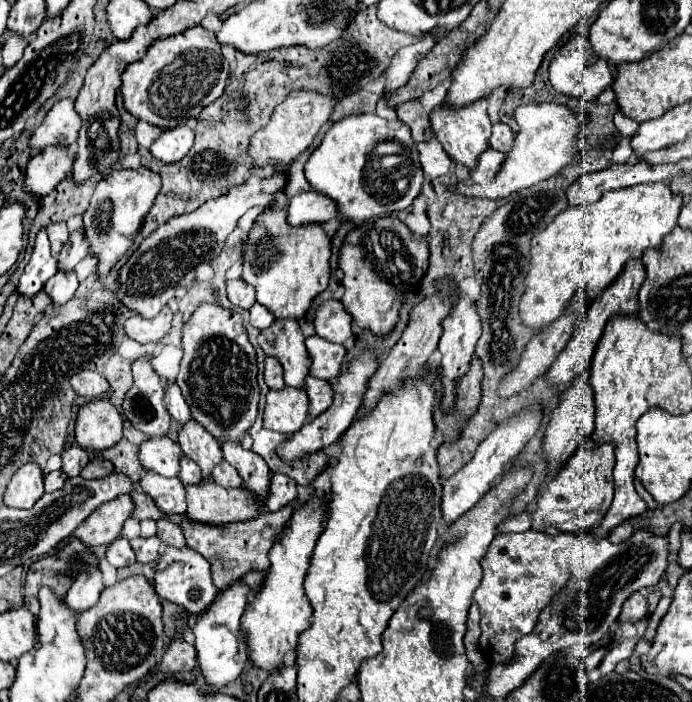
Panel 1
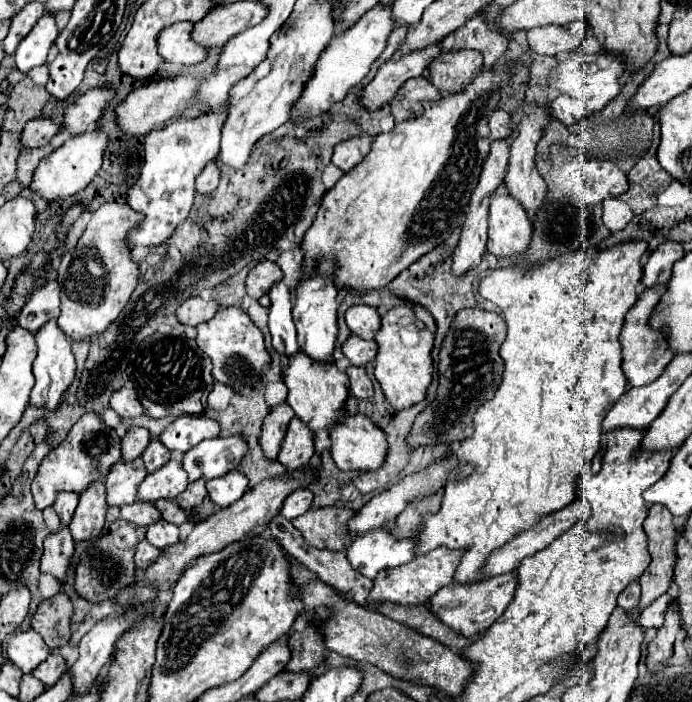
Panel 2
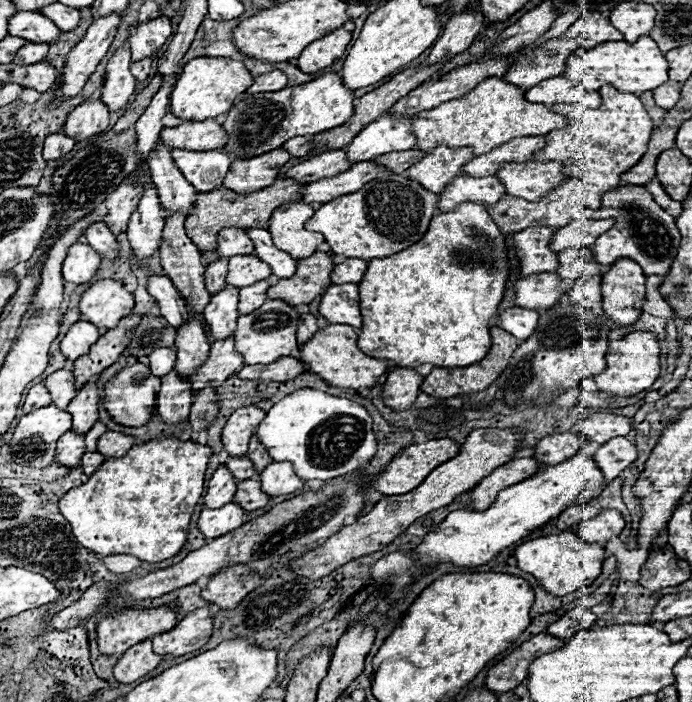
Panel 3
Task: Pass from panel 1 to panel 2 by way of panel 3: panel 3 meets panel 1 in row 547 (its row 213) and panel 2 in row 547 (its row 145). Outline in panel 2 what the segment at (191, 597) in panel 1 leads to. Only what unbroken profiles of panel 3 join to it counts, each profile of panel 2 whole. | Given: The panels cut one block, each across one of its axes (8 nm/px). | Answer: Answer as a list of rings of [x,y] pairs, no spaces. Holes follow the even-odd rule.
[[[160,518],[158,522],[154,522],[154,524],[148,526],[146,540],[148,540],[150,544],[154,544],[156,548],[162,550],[162,548],[166,548],[166,546],[170,546],[170,544],[174,544],[174,542],[180,540],[180,530],[178,530],[178,526],[166,524],[166,522]]]

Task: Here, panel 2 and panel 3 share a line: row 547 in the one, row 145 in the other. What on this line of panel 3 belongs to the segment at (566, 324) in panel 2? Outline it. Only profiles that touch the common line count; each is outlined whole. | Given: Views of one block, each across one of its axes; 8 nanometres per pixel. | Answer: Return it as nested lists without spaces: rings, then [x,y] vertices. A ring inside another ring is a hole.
[[[488,78],[478,88],[468,92],[468,96],[440,104],[434,110],[424,110],[414,122],[414,136],[418,136],[416,148],[432,152],[436,146],[444,144],[448,148],[472,148],[474,156],[488,154],[492,148],[502,146],[520,136],[544,136],[552,130],[566,126],[566,118],[554,114],[542,104],[530,104],[524,90],[504,82],[502,78]]]

